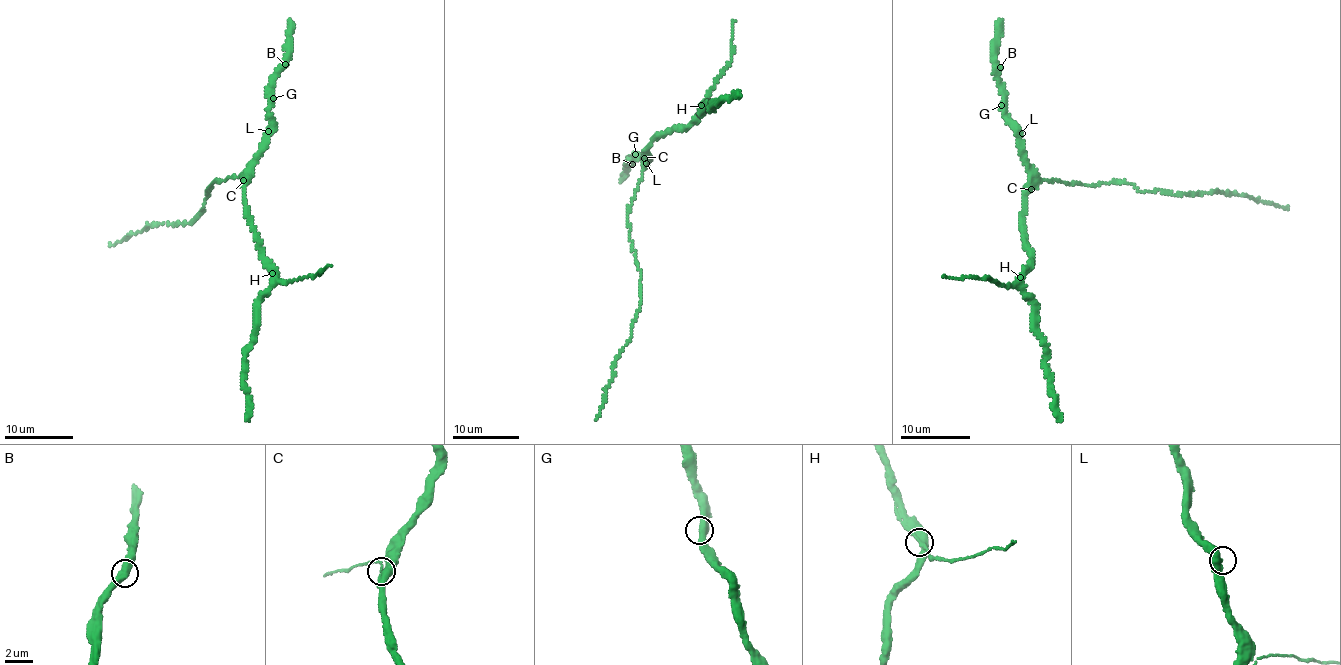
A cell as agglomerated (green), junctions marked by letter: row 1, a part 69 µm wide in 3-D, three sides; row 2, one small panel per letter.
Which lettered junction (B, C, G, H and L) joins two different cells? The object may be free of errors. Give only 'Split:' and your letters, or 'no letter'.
Split: no letter

